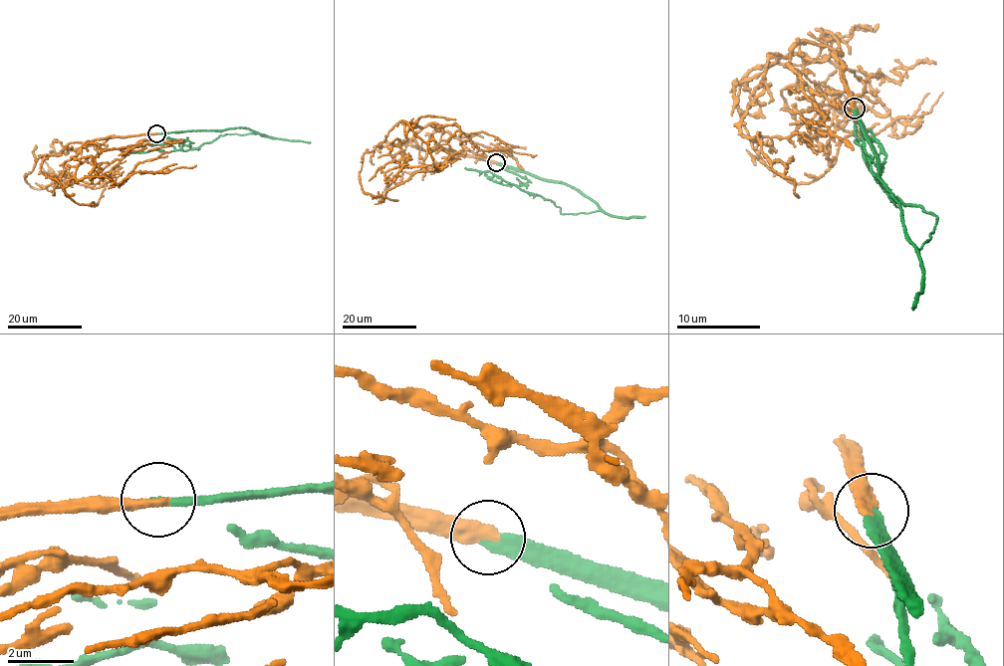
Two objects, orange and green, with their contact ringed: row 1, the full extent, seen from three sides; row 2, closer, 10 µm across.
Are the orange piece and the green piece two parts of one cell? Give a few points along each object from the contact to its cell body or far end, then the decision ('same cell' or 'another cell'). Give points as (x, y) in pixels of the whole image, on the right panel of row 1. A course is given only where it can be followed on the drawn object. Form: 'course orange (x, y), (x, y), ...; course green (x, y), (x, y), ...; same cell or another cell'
course orange (854, 108), (840, 50), (769, 58), (741, 130), (759, 134), (763, 156), (794, 179), (796, 194); course green (854, 108), (877, 158), (877, 178), (917, 249), (930, 238), (936, 218), (890, 198), (856, 141), (855, 118); same cell

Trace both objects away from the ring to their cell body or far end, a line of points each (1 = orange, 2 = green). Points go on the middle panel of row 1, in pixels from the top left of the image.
1: (496, 162), (427, 150), (414, 136), (425, 126), (450, 124), (466, 133), (487, 132), (510, 149), (537, 155)
2: (496, 162), (562, 181), (593, 199), (599, 209), (561, 213), (552, 201), (489, 171), (464, 167)

